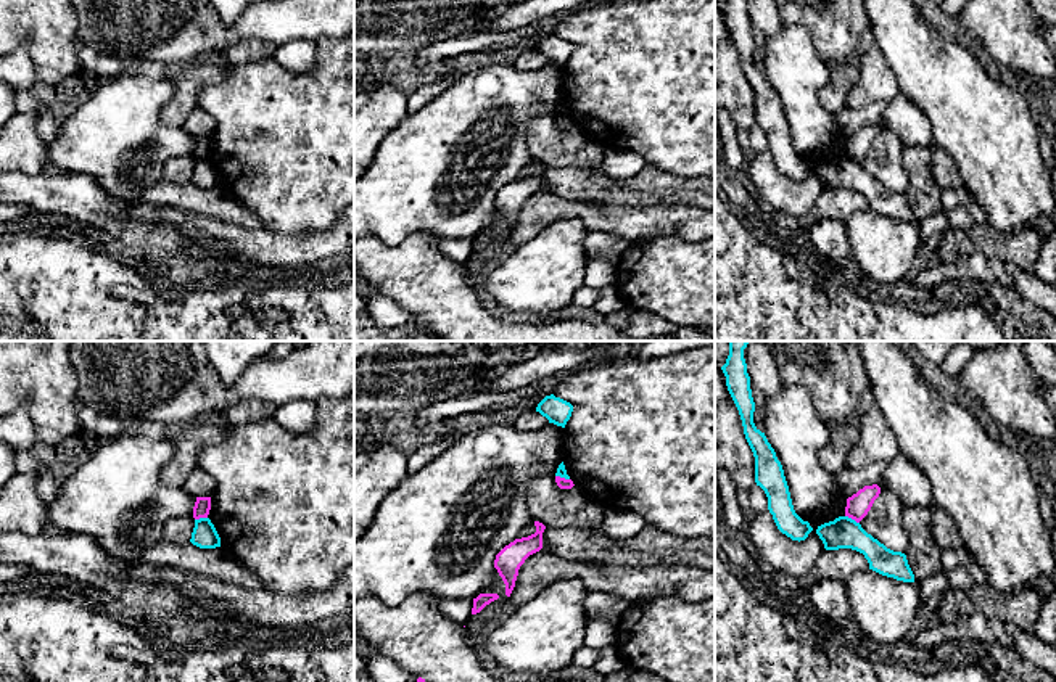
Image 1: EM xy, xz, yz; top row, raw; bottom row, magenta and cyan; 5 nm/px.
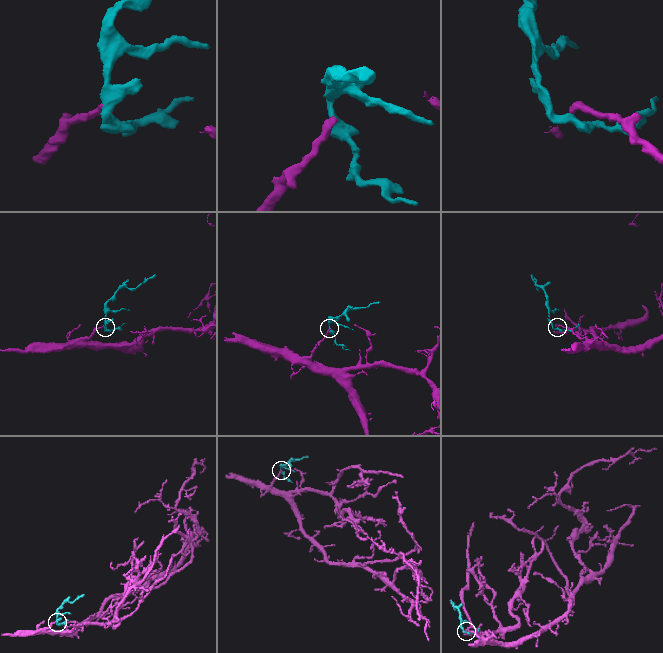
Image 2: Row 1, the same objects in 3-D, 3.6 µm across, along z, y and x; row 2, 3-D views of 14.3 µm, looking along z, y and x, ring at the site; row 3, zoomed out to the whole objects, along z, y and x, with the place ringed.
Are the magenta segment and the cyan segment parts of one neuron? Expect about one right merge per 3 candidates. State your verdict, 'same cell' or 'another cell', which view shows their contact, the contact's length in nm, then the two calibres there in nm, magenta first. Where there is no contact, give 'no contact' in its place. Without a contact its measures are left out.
another cell | yz | 80 nm | 120/160 nm

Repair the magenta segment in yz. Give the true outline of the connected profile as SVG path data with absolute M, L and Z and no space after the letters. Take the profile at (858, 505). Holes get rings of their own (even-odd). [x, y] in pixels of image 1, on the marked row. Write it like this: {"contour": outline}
{"contour": "M877 484L864 486L847 499L845 516L860 523L868 515L879 494L881 487Z"}

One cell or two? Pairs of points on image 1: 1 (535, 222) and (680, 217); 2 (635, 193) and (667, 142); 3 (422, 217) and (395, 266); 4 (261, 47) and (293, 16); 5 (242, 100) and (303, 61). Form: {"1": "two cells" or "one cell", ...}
{"1": "one cell", "2": "two cells", "3": "two cells", "4": "two cells", "5": "two cells"}

